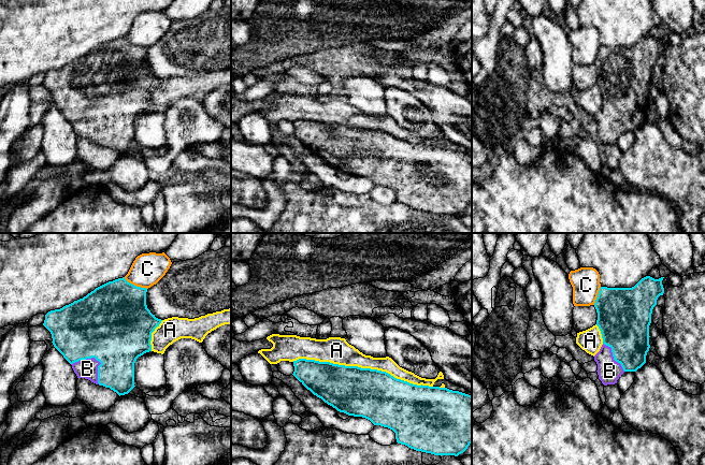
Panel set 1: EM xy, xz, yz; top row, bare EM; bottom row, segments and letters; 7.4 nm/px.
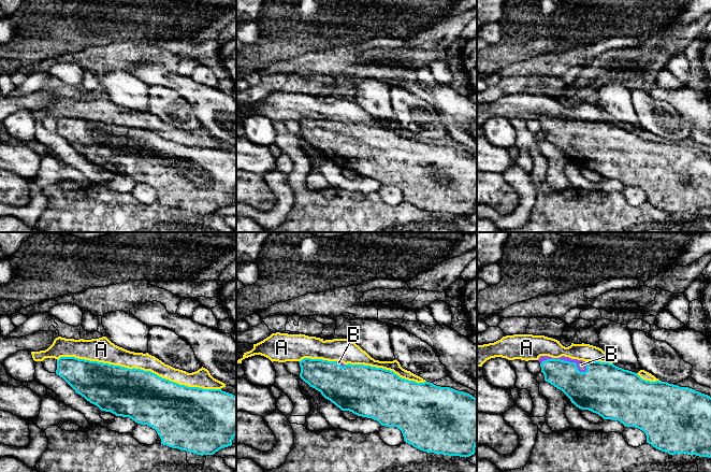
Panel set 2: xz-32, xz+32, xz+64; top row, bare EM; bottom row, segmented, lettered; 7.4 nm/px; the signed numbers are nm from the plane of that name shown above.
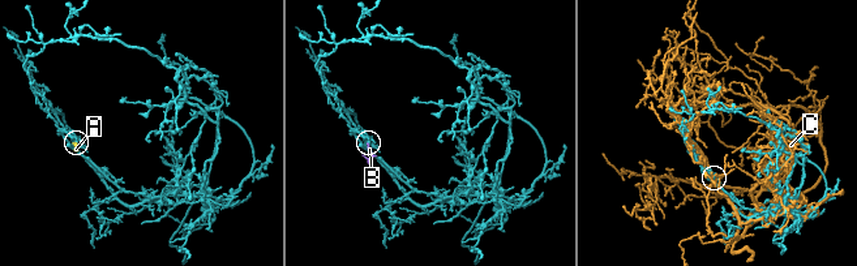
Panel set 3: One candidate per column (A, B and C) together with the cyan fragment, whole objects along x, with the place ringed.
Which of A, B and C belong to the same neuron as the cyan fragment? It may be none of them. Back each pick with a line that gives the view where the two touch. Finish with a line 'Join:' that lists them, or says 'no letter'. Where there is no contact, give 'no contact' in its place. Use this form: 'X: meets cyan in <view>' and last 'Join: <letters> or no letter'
B: meets cyan in xy
Join: B

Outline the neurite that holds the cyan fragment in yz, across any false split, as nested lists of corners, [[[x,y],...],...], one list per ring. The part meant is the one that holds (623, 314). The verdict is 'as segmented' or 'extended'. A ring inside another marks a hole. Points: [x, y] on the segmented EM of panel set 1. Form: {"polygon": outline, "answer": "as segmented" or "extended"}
{"polygon": [[[646,276],[632,288],[600,288],[594,307],[603,345],[594,355],[594,361],[598,364],[599,379],[604,386],[617,383],[624,372],[636,372],[646,363],[646,355],[650,348],[651,314],[658,297],[664,293],[663,278],[654,279]]], "answer": "extended"}

